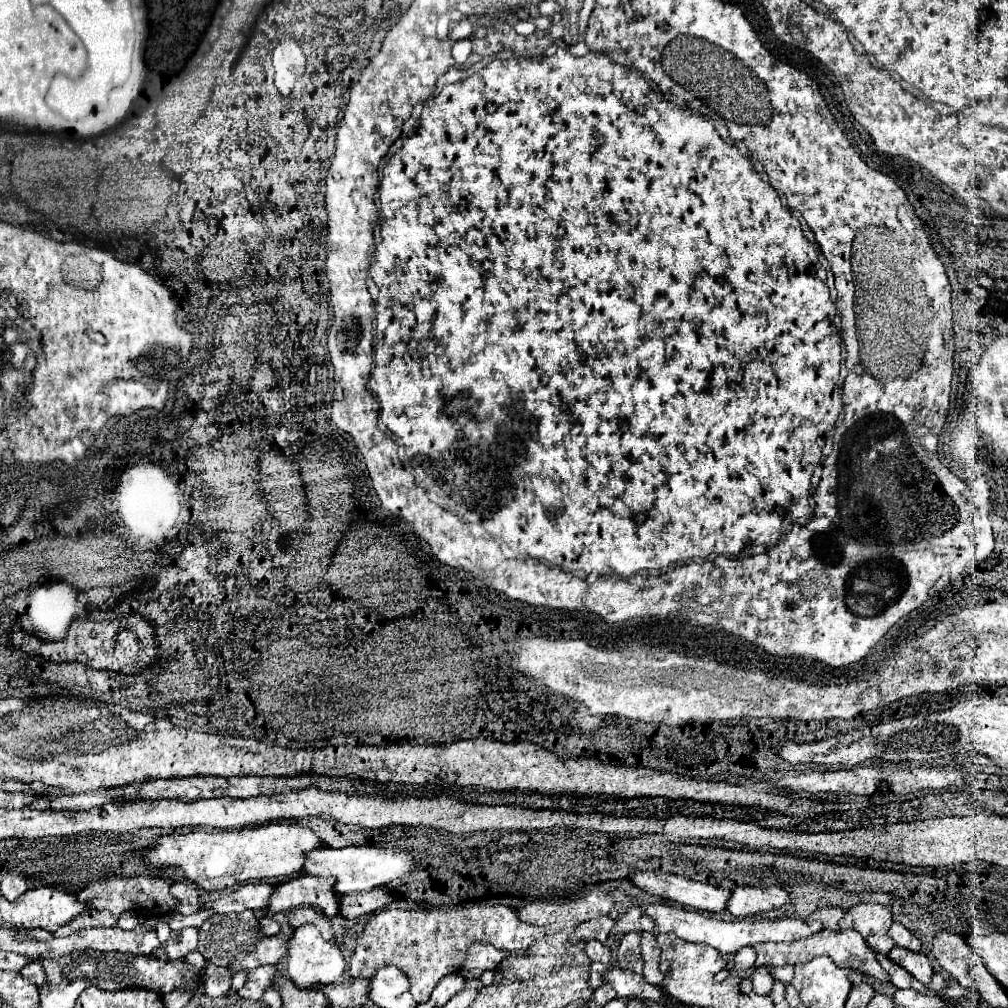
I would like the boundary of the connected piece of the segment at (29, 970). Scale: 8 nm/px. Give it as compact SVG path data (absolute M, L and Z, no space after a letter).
M31 961L31 963L29 963L29 965L25 965L19 973L21 973L25 979L29 979L33 985L37 985L37 987L41 987L41 985L43 985L45 971L43 971L43 967L41 967L41 963L39 963L39 961Z

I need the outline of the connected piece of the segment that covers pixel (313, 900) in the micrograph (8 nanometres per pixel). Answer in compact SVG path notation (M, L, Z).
M299 875L297 879L283 881L275 885L273 895L269 897L269 905L265 907L265 915L275 915L279 911L289 911L297 907L313 907L321 909L325 915L339 915L337 893L331 889L333 879Z

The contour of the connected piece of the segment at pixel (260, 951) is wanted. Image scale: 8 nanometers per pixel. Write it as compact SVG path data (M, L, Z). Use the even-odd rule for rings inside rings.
M277 935L277 937L265 937L261 943L257 943L255 951L251 951L249 955L245 955L243 959L237 959L233 963L229 963L229 973L241 973L241 971L253 971L261 965L277 965L281 961L281 957L285 955L287 949L287 939Z

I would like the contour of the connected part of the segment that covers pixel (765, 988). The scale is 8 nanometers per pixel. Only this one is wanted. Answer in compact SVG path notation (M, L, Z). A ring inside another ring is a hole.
M758 967L753 973L753 991L758 995L768 995L773 987L774 979L768 973L767 967Z

